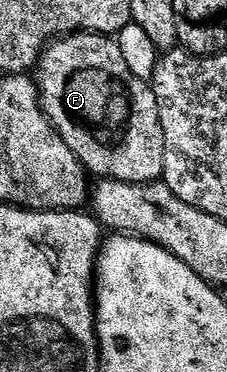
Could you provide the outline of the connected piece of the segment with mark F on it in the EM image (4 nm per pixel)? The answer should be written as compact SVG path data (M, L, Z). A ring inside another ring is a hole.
M68 34L54 39L38 59L36 78L40 83L42 111L64 144L72 148L74 155L93 177L95 174L95 179L128 184L144 184L161 179L166 145L158 119L156 96L147 83L128 72L128 64L124 64L124 56L120 56L120 48L113 37L104 34Z

